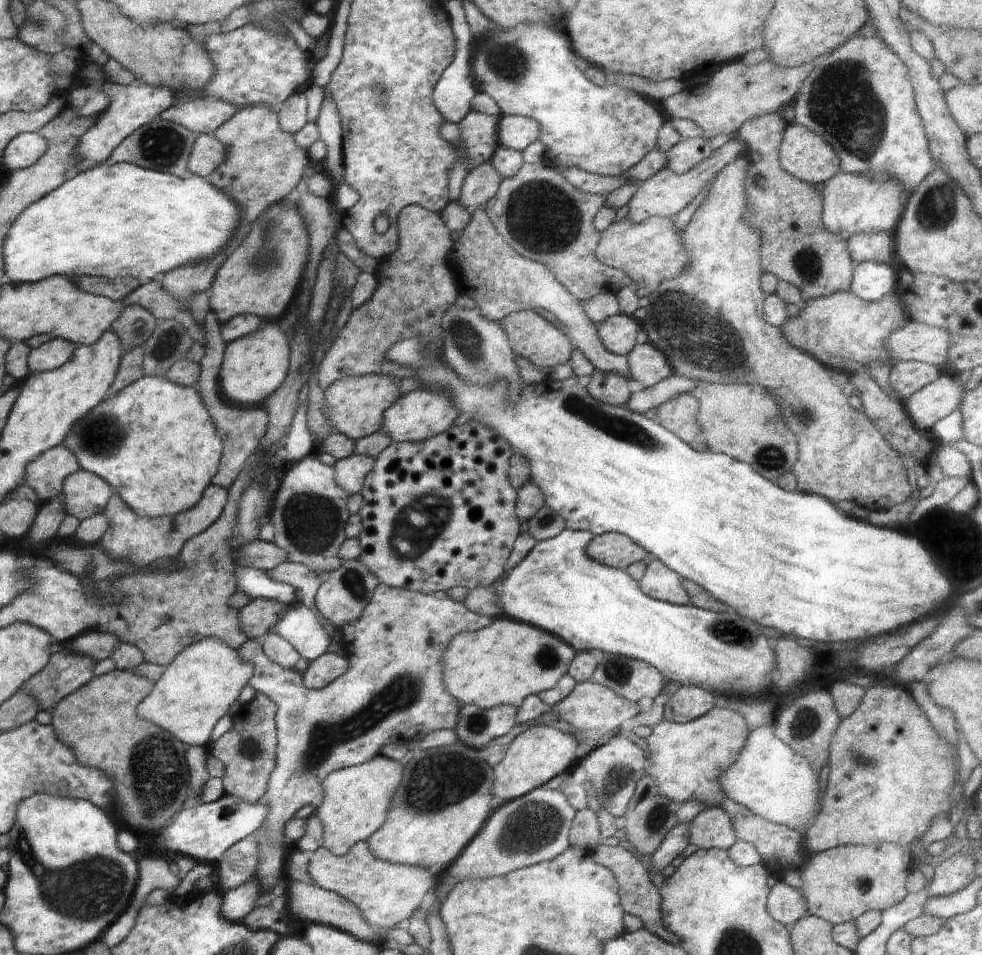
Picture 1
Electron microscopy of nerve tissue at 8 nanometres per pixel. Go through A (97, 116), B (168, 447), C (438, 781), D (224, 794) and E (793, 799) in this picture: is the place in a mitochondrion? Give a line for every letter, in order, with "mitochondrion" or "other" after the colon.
A: other
B: other
C: mitochondrion
D: other
E: other

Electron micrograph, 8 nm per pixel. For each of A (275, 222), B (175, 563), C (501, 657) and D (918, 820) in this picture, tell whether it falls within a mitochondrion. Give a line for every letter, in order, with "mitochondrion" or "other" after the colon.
A: mitochondrion
B: other
C: other
D: other

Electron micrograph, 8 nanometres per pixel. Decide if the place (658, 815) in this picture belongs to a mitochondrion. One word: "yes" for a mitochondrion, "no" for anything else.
yes

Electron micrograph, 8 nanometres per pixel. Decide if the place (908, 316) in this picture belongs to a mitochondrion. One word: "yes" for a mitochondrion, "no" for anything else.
no

